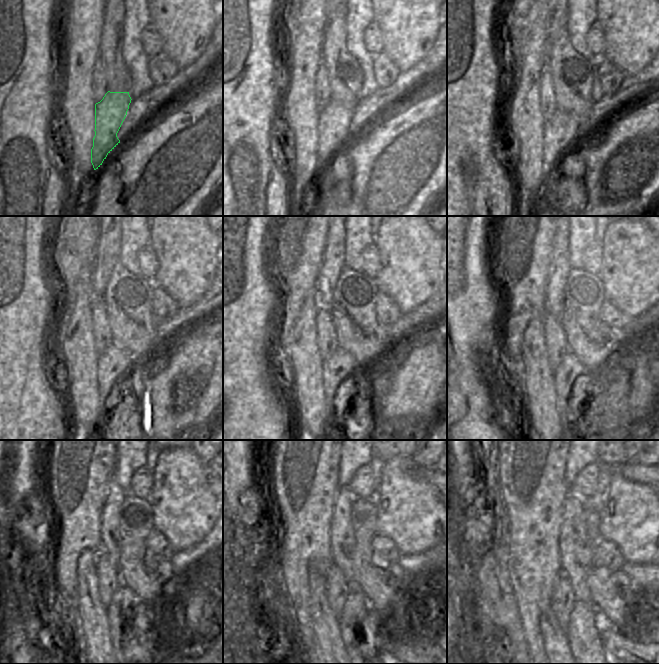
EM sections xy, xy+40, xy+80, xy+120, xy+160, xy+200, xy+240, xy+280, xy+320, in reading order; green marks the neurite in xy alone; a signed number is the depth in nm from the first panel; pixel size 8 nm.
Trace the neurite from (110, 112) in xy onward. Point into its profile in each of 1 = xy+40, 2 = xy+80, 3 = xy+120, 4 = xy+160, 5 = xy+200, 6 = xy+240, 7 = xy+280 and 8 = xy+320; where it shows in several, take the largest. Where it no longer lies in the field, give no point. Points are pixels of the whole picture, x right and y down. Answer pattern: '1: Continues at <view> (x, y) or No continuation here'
1: Continues at xy+40 (334, 119)
2: Continues at xy+80 (560, 136)
3: Continues at xy+120 (115, 363)
4: Continues at xy+160 (340, 371)
5: Continues at xy+200 (573, 385)
6: Continues at xy+240 (129, 615)
7: Continues at xy+280 (358, 619)
8: Continues at xy+320 (583, 637)

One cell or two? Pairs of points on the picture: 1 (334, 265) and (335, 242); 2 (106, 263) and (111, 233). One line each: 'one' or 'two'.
1: one
2: one

